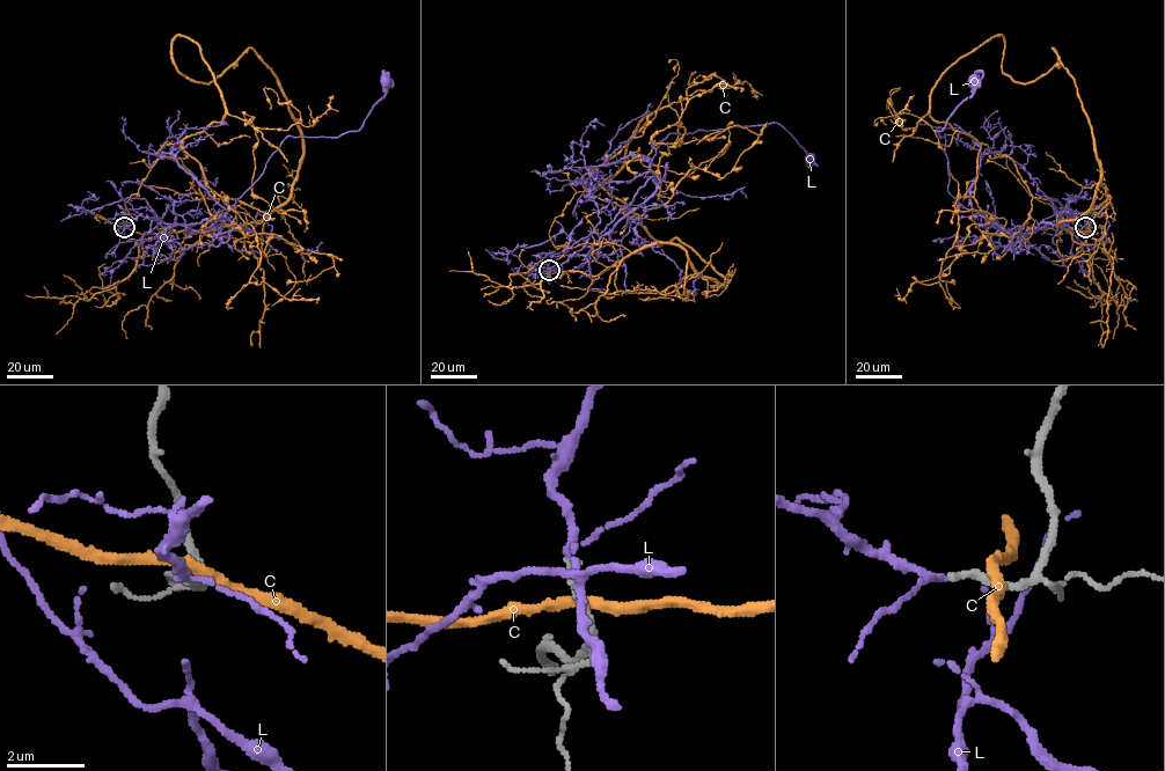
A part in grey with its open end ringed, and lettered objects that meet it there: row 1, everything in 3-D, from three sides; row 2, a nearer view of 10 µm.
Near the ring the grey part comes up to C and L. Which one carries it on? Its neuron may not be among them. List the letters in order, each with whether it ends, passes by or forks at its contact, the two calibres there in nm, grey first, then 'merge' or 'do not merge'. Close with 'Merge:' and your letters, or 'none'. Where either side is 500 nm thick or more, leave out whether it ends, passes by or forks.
C: it passes by; 280 nm thick on the grey side, 280 nm on the other; do not merge
L: it passes by; 200 nm thick on the grey side, 150 nm on the other; merge
Merge: L

